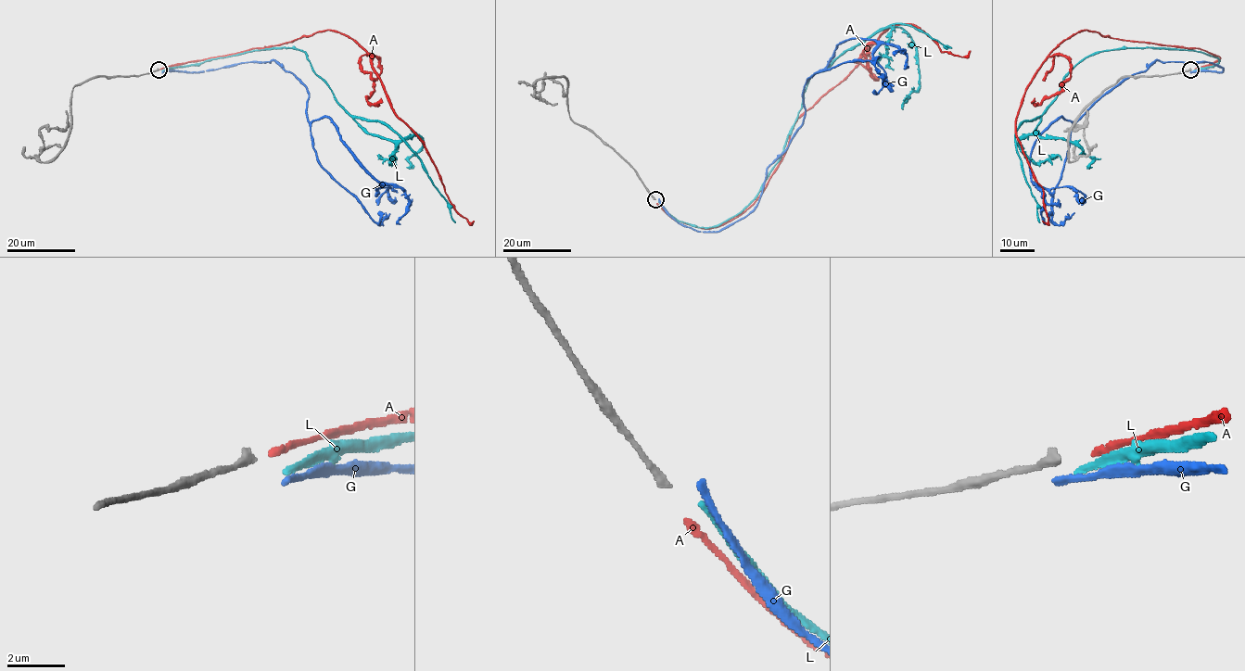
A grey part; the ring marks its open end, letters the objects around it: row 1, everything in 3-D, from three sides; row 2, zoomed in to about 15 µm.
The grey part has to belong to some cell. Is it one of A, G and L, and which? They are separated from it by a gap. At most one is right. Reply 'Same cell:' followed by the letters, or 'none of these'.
Same cell: A

